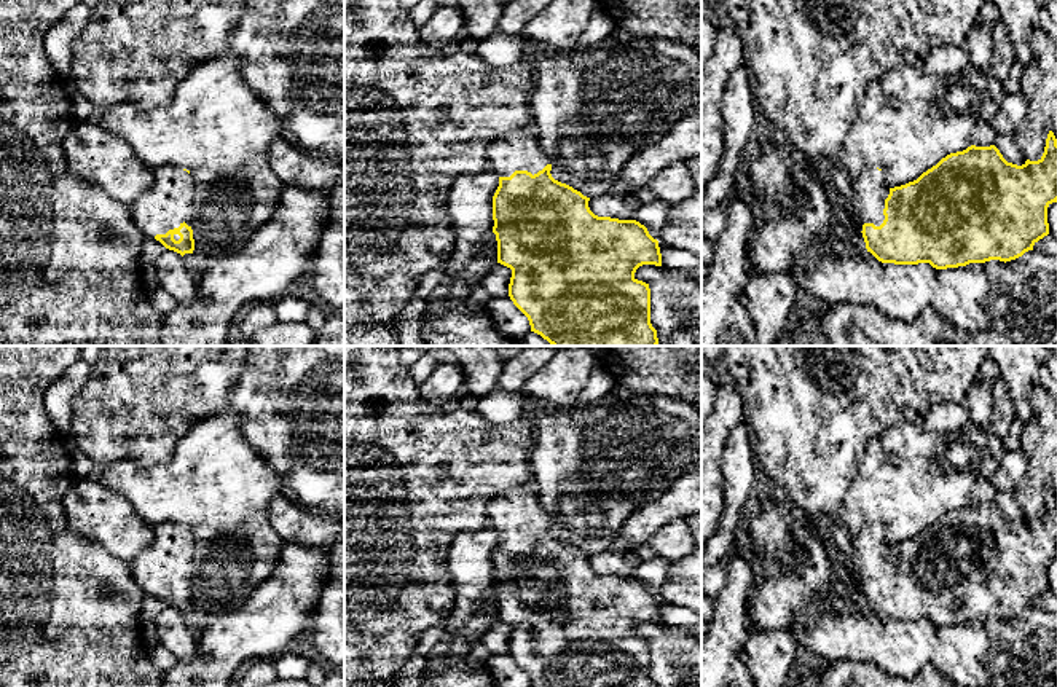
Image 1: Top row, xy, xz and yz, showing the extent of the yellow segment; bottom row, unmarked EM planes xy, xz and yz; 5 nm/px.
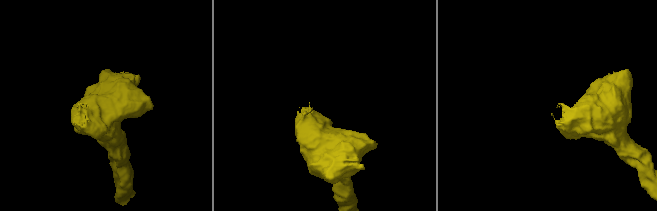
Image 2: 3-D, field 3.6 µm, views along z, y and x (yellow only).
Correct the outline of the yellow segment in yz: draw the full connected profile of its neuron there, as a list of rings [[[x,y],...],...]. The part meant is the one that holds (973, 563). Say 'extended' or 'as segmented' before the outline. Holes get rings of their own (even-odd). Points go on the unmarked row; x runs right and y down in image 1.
extended; [[[724,346],[724,363],[733,378],[745,406],[751,411],[751,429],[757,435],[756,461],[759,470],[773,480],[781,494],[789,499],[800,515],[816,518],[821,528],[827,532],[831,547],[834,548],[834,563],[848,571],[848,575],[856,574],[858,583],[862,590],[866,606],[882,620],[894,622],[918,622],[929,620],[936,626],[958,625],[969,620],[985,620],[990,617],[1011,618],[1022,614],[1025,609],[1033,607],[1033,603],[1049,591],[1047,564],[1057,559],[1057,496],[1049,488],[1046,496],[1044,510],[1038,518],[1027,516],[1022,523],[1008,520],[995,502],[976,504],[971,502],[963,508],[950,510],[942,515],[936,523],[923,529],[917,537],[901,544],[890,545],[885,539],[882,526],[867,524],[859,534],[851,534],[842,516],[842,505],[847,491],[853,485],[861,459],[867,443],[872,438],[883,435],[891,426],[898,422],[921,424],[923,418],[931,406],[953,402],[963,403],[966,392],[977,381],[979,367],[987,359],[985,346]]]

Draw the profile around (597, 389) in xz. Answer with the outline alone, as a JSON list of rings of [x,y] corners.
[[[596,367],[580,392],[576,408],[587,408],[590,405],[596,405],[609,397],[611,378],[609,373],[603,367]]]

